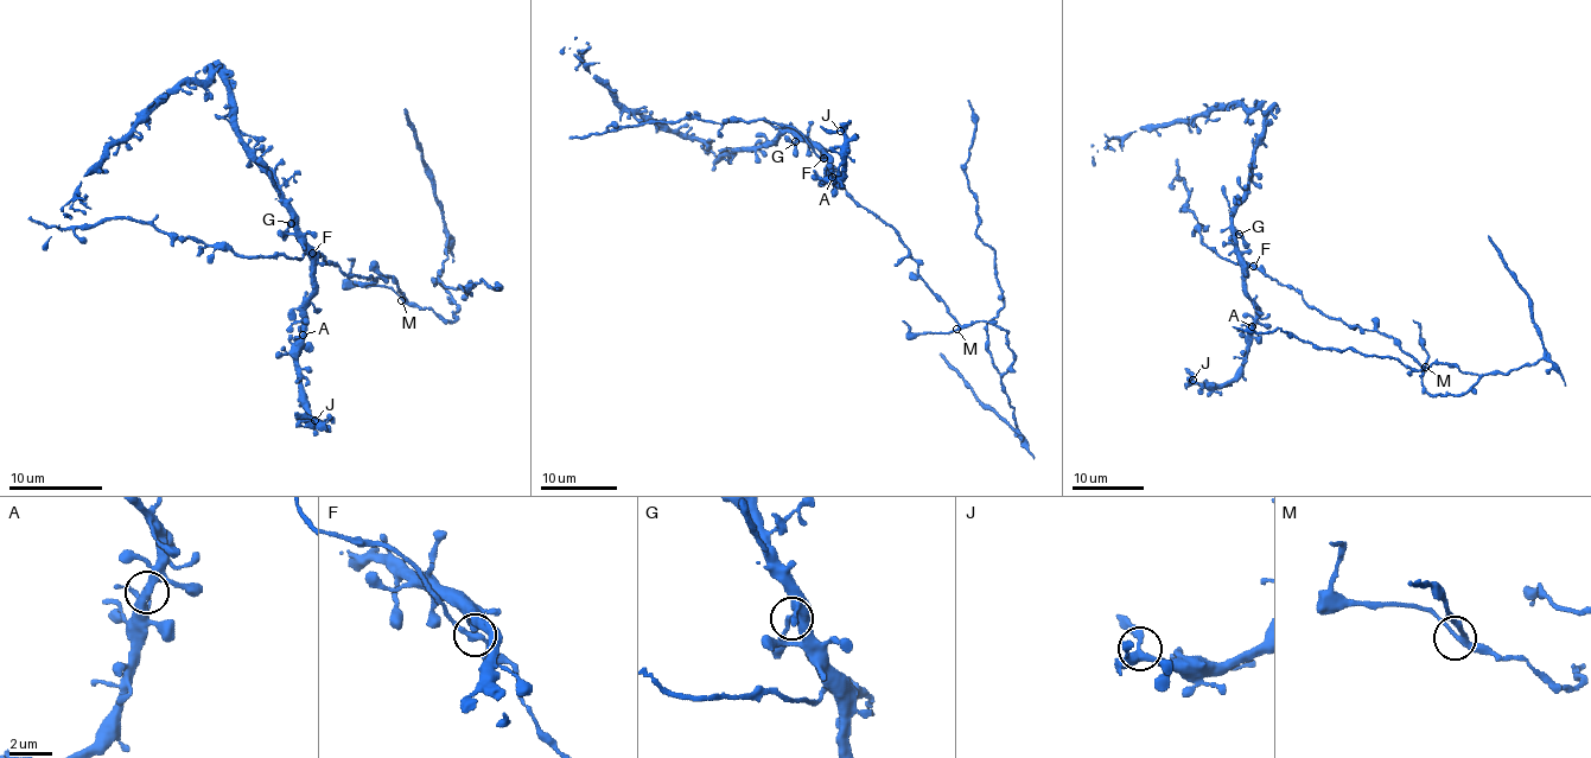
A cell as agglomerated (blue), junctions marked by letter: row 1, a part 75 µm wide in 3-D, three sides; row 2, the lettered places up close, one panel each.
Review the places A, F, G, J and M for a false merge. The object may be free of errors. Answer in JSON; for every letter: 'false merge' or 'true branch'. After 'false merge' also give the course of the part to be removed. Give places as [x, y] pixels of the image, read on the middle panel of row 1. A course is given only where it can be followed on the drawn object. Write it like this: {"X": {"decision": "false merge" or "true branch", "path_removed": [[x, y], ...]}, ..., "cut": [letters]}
{"A": {"decision": "true branch"}, "F": {"decision": "true branch"}, "G": {"decision": "true branch"}, "J": {"decision": "true branch"}, "M": {"decision": "true branch"}, "cut": []}

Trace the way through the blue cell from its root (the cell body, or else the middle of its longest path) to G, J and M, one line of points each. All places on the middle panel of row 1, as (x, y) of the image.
G: (878, 220), (852, 198), (838, 170), (809, 140), (799, 138), (795, 141)
J: (878, 220), (846, 190), (826, 153), (832, 163), (829, 176), (835, 183), (844, 170), (844, 135), (840, 131)
M: (878, 220), (895, 231), (908, 249), (908, 254), (918, 265), (918, 278), (946, 305), (959, 325), (956, 329)

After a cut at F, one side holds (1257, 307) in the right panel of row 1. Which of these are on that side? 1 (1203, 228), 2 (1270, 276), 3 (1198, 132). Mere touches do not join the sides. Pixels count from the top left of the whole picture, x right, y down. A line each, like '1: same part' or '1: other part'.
1: other part
2: other part
3: same part

